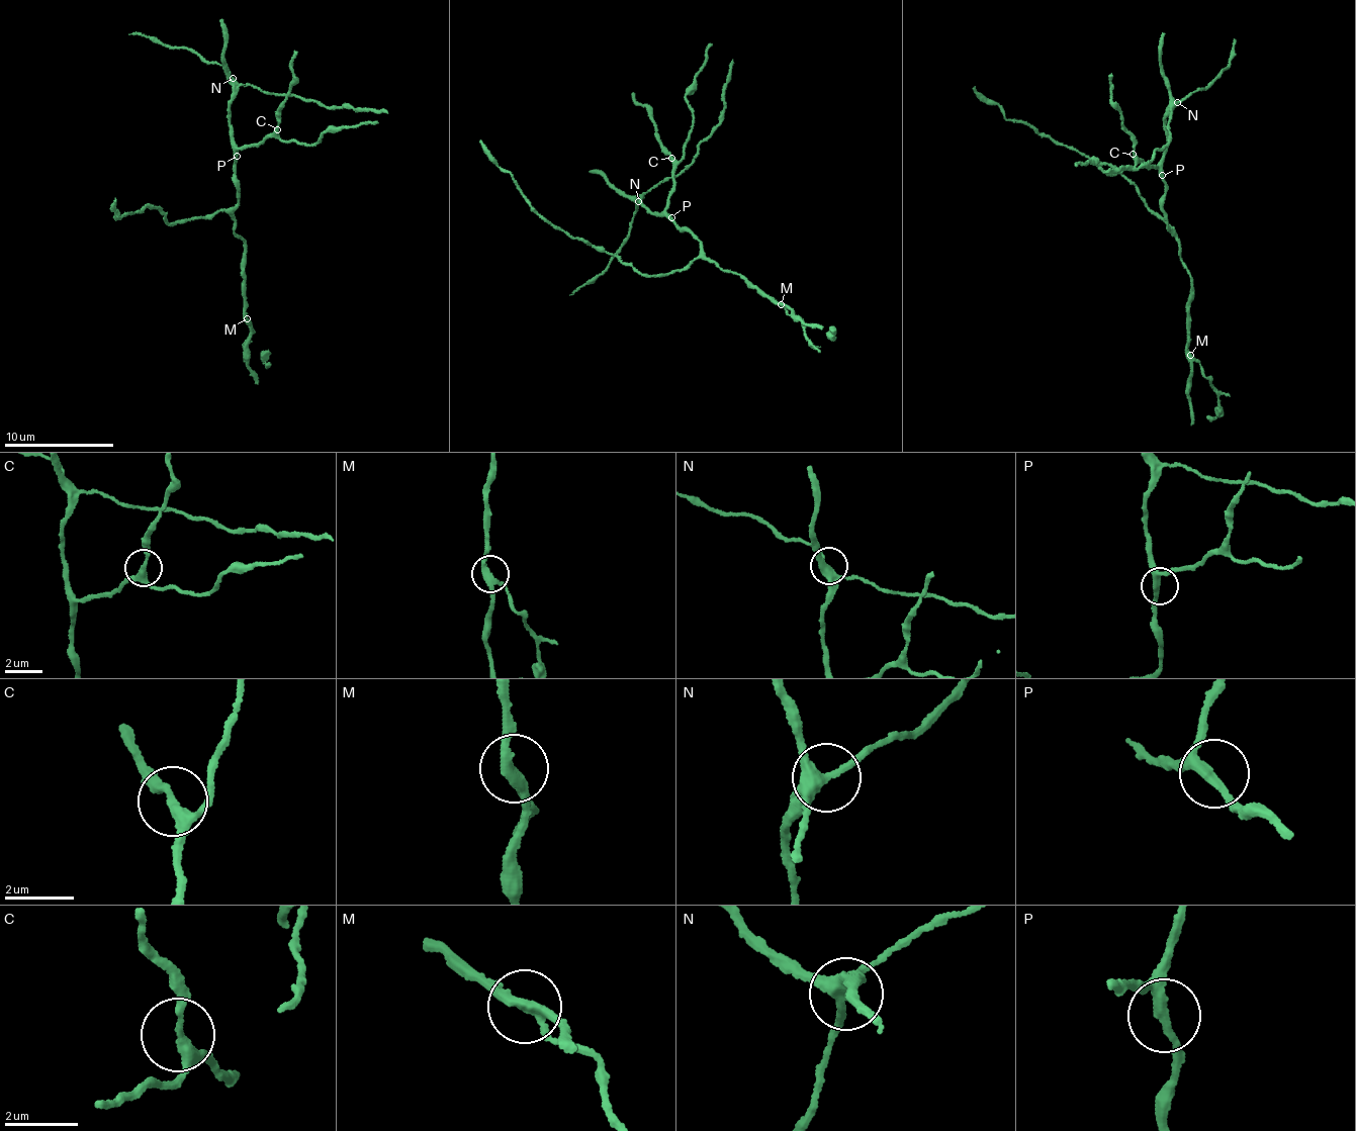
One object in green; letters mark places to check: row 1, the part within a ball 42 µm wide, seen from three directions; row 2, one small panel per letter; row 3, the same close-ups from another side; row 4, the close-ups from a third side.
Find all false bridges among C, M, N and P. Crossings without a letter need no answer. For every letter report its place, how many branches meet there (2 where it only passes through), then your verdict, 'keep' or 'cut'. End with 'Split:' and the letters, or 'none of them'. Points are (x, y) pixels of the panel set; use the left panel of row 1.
C: place (277, 129); branches 3; keep
M: place (247, 318); branches 3; cut
N: place (233, 78); branches 4; keep
P: place (237, 156); branches 3; keep
Split: M

